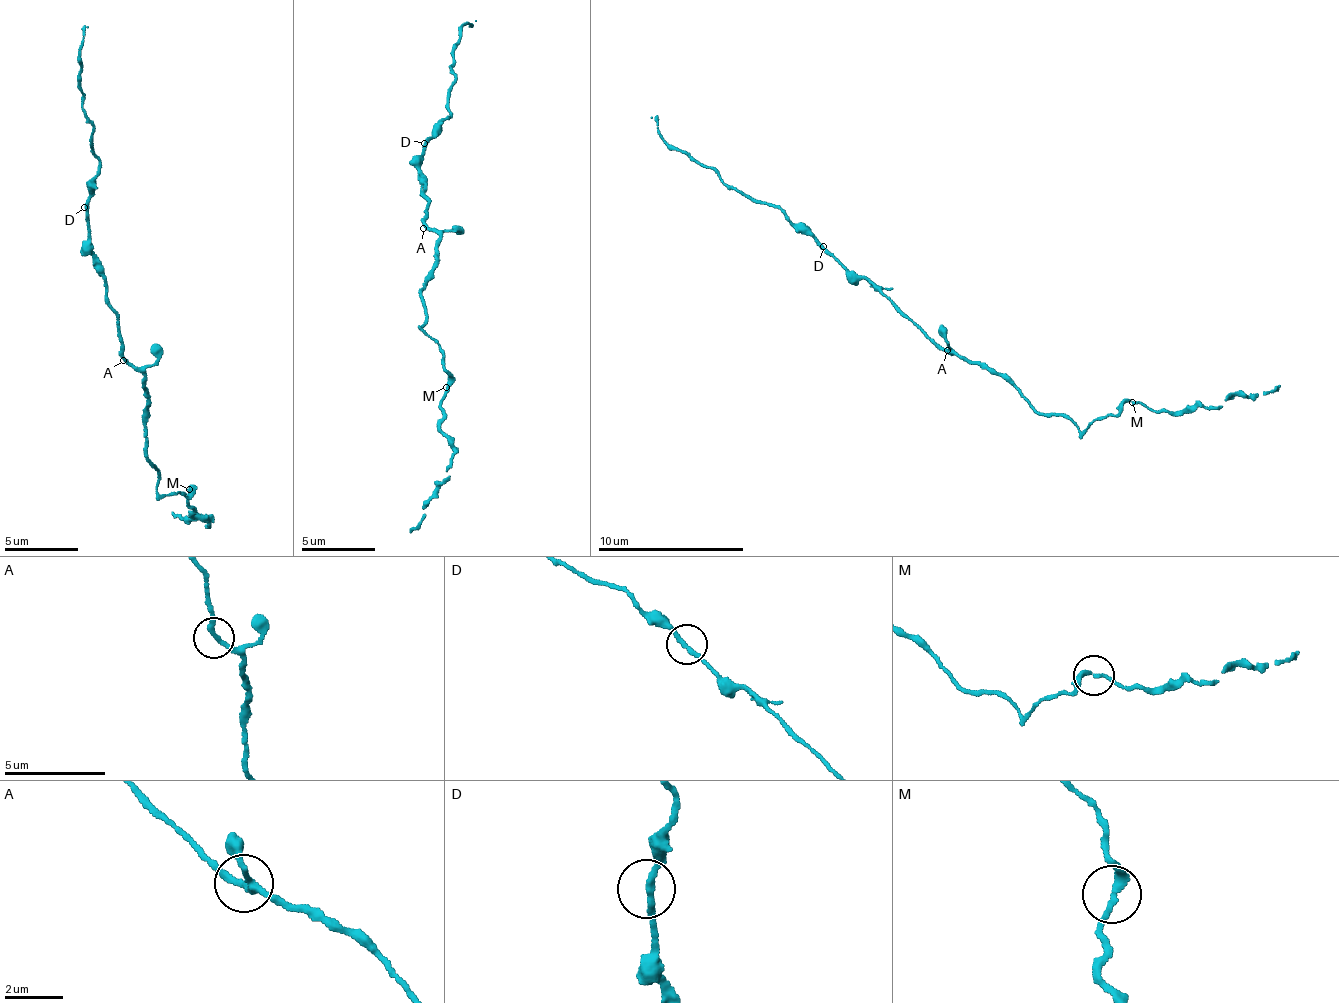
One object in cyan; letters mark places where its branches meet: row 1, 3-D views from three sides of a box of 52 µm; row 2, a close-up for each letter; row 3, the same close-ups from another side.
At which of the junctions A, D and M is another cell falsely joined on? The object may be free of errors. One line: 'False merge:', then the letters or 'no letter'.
False merge: no letter

